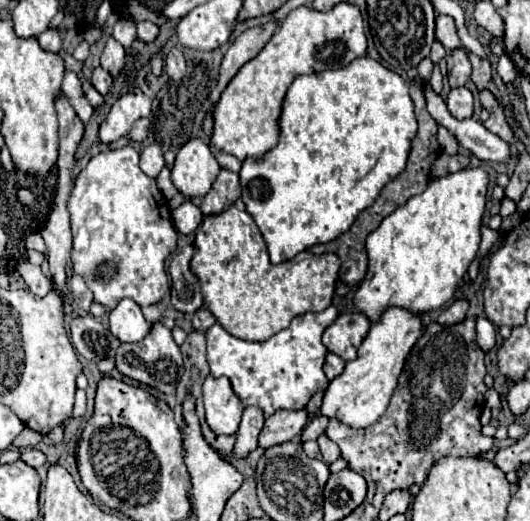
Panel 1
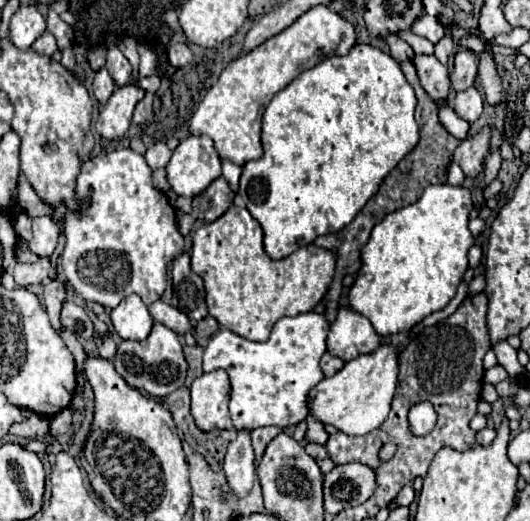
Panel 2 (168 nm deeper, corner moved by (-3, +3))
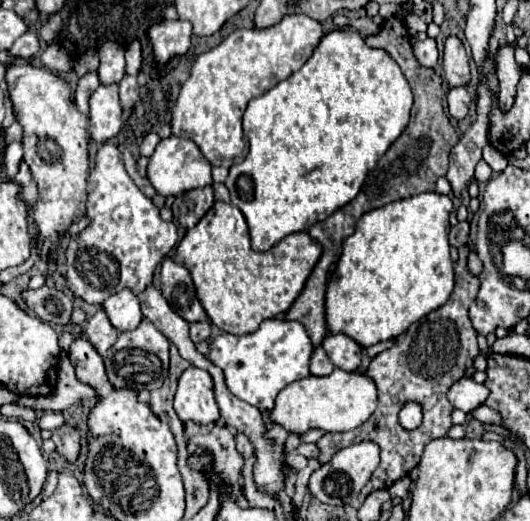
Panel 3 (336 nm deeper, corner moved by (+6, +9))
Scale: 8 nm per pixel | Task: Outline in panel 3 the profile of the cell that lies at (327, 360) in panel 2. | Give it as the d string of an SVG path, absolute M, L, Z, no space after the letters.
M317 346L315 348L315 352L313 352L313 358L311 358L311 374L313 376L329 376L331 372L333 372L333 364L331 364L331 360L327 358L327 354L325 354L325 350L321 348L321 346Z

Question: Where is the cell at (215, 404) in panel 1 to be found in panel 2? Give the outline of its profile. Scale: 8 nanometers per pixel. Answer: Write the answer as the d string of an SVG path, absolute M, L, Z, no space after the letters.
M214 370L198 376L192 386L192 416L202 432L228 430L232 426L228 402L230 382L224 370Z

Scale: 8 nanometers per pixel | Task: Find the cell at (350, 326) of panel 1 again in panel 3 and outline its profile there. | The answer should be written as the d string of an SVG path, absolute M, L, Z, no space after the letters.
M329 334L327 338L323 338L321 346L325 348L329 360L341 368L341 370L357 370L361 364L361 356L363 356L363 348L349 338L347 334Z

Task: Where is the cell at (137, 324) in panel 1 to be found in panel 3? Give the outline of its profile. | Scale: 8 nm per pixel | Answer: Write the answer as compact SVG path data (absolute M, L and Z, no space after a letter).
M121 290L113 296L109 296L103 302L103 310L119 332L135 330L139 326L139 322L143 320L143 314L139 308L139 298L131 290Z

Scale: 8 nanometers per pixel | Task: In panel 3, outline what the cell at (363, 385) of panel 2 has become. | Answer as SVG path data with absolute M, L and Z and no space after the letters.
M335 368L329 376L307 376L301 378L275 398L275 408L271 410L271 420L285 426L289 432L305 434L311 428L321 428L325 432L347 432L361 426L377 408L377 386L367 374L345 372Z

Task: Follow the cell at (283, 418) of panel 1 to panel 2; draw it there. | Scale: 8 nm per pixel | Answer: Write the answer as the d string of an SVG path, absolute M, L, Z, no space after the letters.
M266 426L266 428L256 428L256 430L250 434L252 444L254 444L256 464L258 464L258 460L262 458L262 454L264 454L264 450L266 450L268 442L270 442L276 434L280 434L280 432L284 432L284 430L282 430L282 428L278 428L278 426Z

